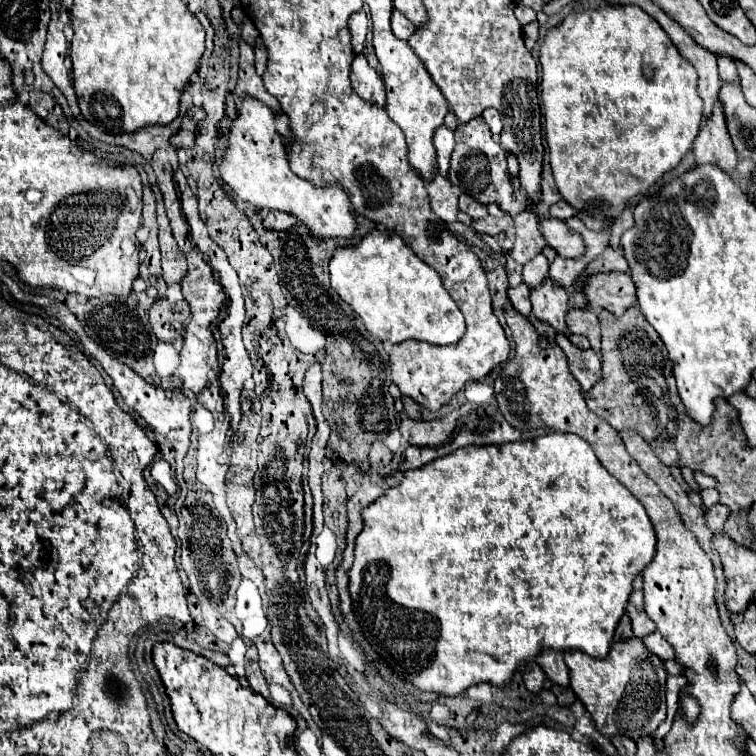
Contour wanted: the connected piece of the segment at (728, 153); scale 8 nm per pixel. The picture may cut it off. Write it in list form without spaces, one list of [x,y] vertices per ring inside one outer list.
[[[719,102],[713,108],[711,120],[701,128],[693,146],[693,154],[695,154],[695,166],[713,164],[729,176],[737,170],[739,158],[729,140],[729,132],[725,128],[725,118]]]

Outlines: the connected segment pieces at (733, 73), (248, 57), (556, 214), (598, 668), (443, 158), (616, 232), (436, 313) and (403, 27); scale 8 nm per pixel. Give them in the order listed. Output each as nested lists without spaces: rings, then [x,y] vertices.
[[[717,56],[717,64],[719,64],[721,80],[739,80],[735,64],[733,64],[733,60],[729,60],[729,56]]]
[[[241,40],[241,60],[239,60],[239,80],[237,80],[237,88],[235,88],[235,96],[237,98],[257,98],[259,102],[263,102],[265,106],[269,106],[273,110],[273,114],[281,112],[281,106],[277,104],[277,98],[271,96],[265,86],[263,80],[255,74],[255,66],[253,66],[253,48]]]
[[[557,202],[557,204],[553,204],[551,208],[549,208],[549,216],[553,216],[553,218],[557,218],[557,220],[567,220],[567,218],[571,218],[571,216],[575,216],[575,210],[567,204],[567,202]]]
[[[639,638],[613,642],[605,658],[591,658],[579,650],[565,652],[571,690],[591,714],[603,736],[629,736],[633,740],[649,736],[665,720],[665,680],[663,660],[653,656]]]
[[[441,126],[441,128],[437,128],[433,142],[437,148],[437,170],[441,176],[447,178],[449,176],[449,156],[455,148],[455,134],[453,134],[453,130]]]
[[[625,208],[625,212],[615,220],[615,224],[611,226],[611,246],[613,248],[617,248],[619,246],[619,238],[621,238],[621,234],[625,232],[625,230],[629,230],[629,228],[633,228],[633,224],[635,224],[635,220],[633,220],[633,208]]]
[[[373,230],[357,246],[339,248],[329,262],[329,272],[331,288],[381,342],[421,340],[433,346],[451,346],[465,334],[463,314],[445,292],[439,274],[419,260],[395,232]]]
[[[393,10],[391,26],[393,26],[393,34],[401,40],[409,40],[409,36],[415,32],[415,26],[399,10]]]

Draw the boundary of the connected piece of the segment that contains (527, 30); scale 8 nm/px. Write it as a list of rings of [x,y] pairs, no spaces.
[[[531,22],[523,28],[523,38],[525,38],[525,46],[531,50],[537,44],[539,38],[539,22]]]

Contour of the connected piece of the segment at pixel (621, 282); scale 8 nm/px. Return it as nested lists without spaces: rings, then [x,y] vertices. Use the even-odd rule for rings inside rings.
[[[619,272],[589,276],[589,280],[585,280],[585,300],[589,300],[589,308],[609,310],[615,316],[621,316],[637,300],[635,284],[629,274]]]

